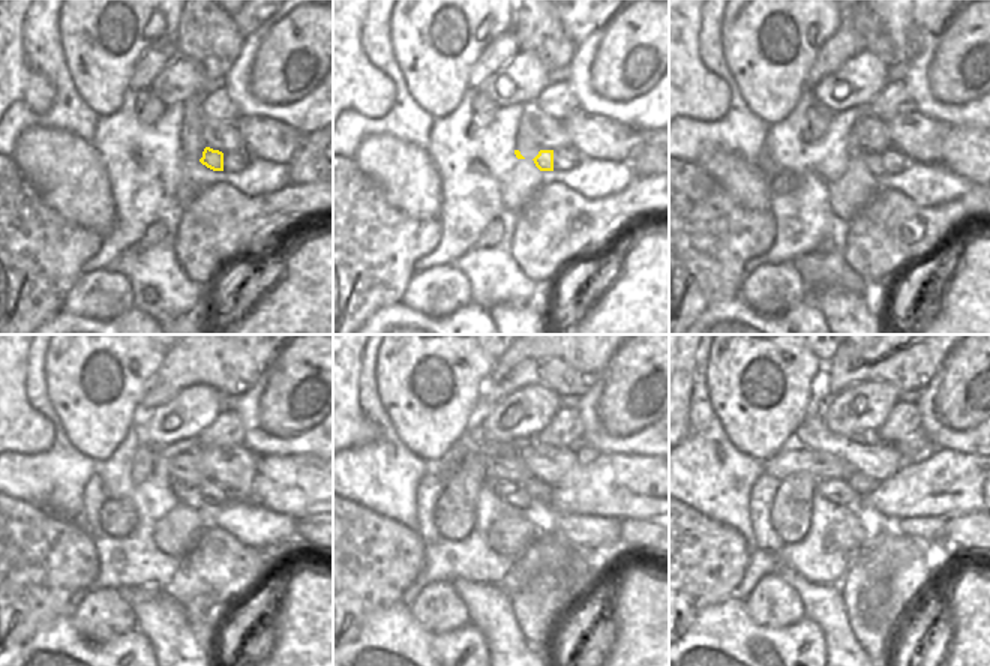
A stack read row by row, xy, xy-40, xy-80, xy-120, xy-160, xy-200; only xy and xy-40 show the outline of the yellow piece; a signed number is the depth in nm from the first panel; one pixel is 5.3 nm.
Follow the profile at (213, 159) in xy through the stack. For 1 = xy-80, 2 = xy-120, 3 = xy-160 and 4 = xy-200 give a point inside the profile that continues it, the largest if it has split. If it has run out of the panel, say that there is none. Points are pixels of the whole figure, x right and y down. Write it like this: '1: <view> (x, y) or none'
1: xy-80 (873, 161)
2: xy-120 (189, 495)
3: xy-160 (513, 494)
4: xy-200 (839, 492)

